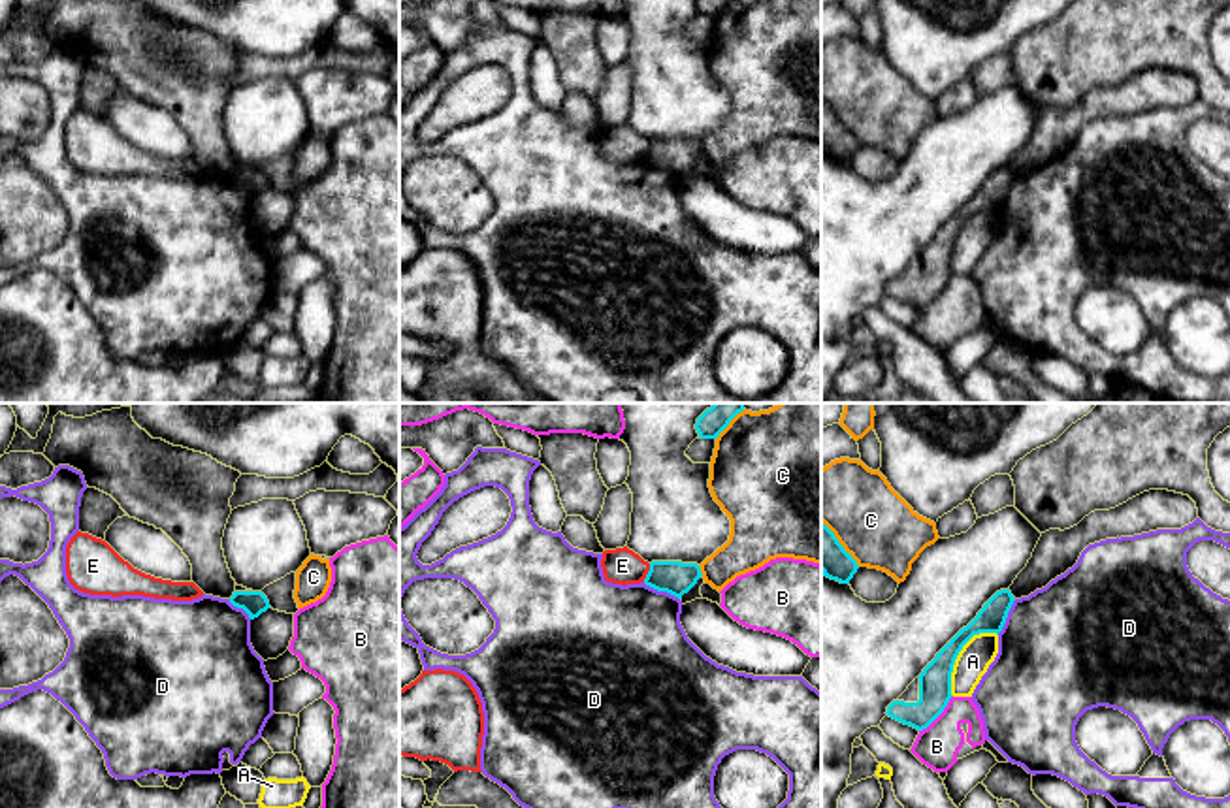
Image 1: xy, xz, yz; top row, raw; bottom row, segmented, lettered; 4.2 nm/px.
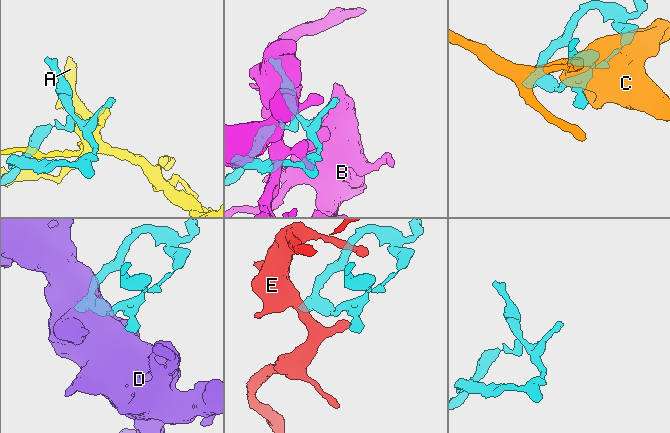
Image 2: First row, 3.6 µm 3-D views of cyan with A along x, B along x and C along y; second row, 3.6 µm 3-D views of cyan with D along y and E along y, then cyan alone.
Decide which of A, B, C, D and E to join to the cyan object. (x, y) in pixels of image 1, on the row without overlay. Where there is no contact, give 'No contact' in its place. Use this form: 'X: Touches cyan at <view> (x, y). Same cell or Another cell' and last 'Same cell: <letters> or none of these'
A: Touches cyan at yz (957, 232). Another cell
B: Touches cyan at yz (938, 292). Another cell
C: Touches cyan at yz (839, 121). Another cell
D: Touches cyan at xz (662, 168). Another cell
E: Touches cyan at xz (648, 151). Another cell
Same cell: none of these

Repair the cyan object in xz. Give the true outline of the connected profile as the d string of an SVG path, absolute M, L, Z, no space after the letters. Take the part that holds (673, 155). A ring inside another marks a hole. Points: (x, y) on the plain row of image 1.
M652 139L644 162L682 177L701 154L703 151L697 141Z

